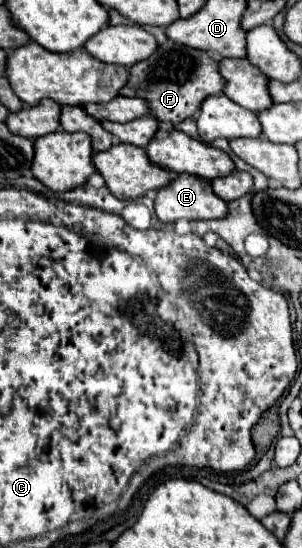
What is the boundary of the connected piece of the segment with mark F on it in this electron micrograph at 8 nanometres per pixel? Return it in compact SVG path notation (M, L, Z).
M178 44L158 48L150 58L136 62L128 72L128 82L120 90L120 96L144 98L150 114L158 122L178 124L184 118L196 116L204 98L222 92L222 76L218 76L218 62L206 52L194 48L182 48Z

